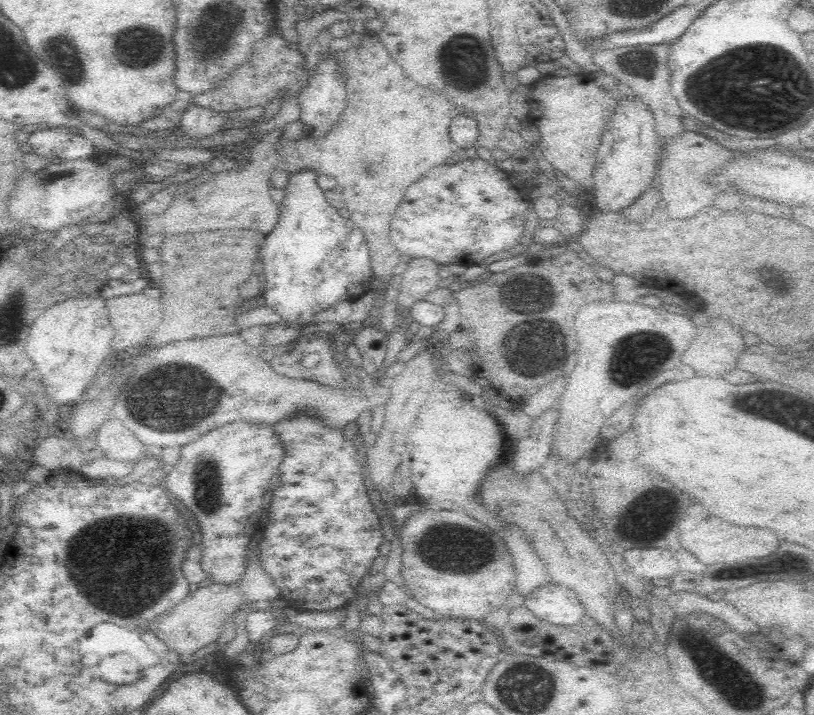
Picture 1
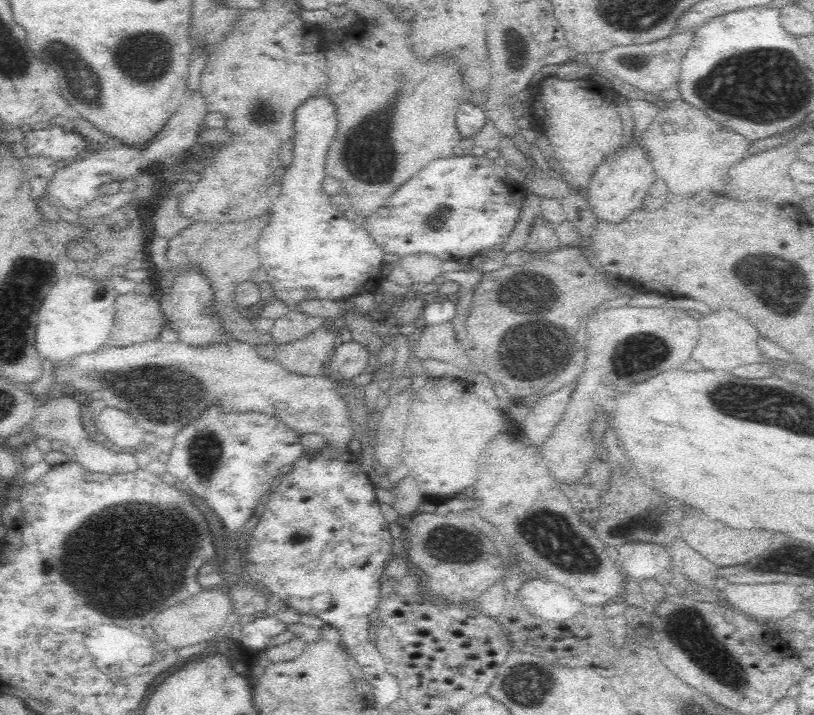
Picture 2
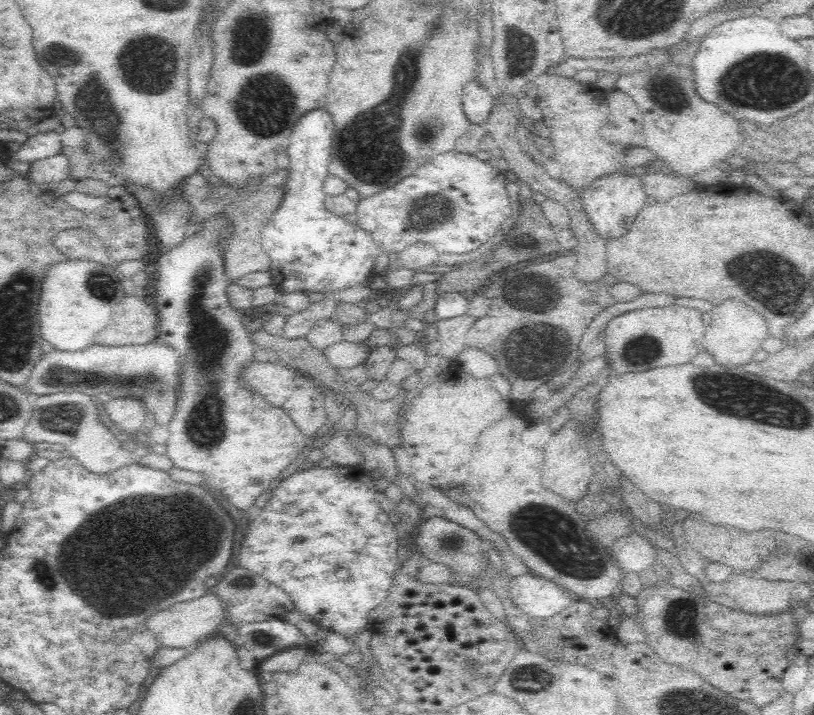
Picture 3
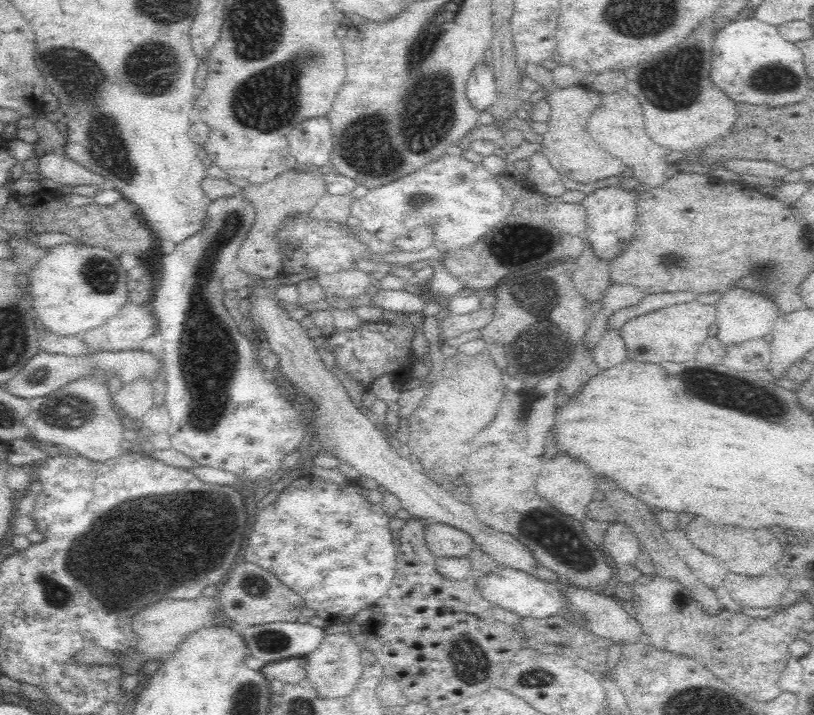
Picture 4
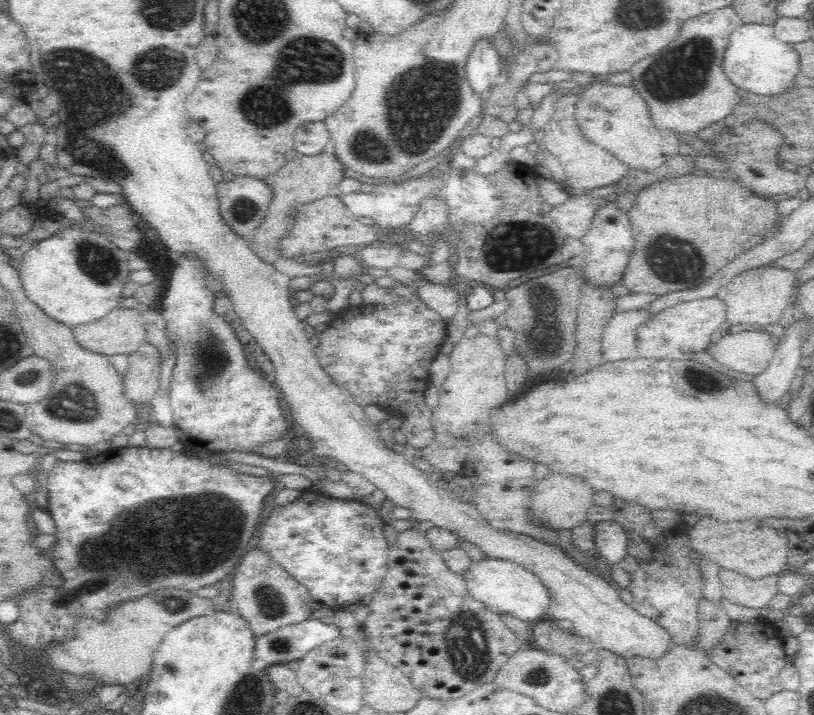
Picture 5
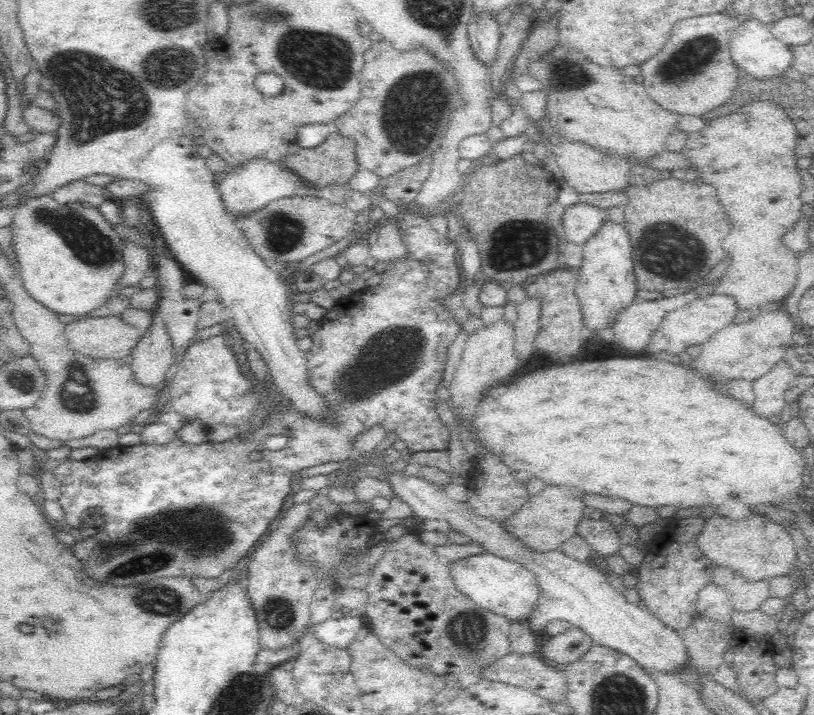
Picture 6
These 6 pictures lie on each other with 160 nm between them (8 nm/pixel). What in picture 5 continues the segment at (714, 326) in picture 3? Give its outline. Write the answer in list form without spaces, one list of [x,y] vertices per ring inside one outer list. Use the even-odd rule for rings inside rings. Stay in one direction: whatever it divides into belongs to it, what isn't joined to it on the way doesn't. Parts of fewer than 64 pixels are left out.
[[[762,265],[758,268],[751,268],[750,270],[742,272],[740,276],[736,276],[730,284],[726,284],[716,298],[724,300],[726,302],[726,320],[730,324],[774,324],[774,322],[780,322],[782,314],[784,314],[784,308],[794,304],[795,288],[793,286],[794,280],[796,280],[797,274],[792,270],[773,268],[766,265]]]

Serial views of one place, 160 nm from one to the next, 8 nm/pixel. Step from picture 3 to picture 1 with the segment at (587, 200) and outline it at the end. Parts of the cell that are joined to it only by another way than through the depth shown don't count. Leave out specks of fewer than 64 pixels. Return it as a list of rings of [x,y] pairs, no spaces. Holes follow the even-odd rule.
[[[622,98],[614,106],[614,116],[606,124],[606,132],[596,152],[596,170],[593,174],[593,186],[590,200],[600,211],[618,213],[626,208],[650,186],[654,178],[656,164],[656,146],[658,136],[654,130],[652,112],[640,102]]]

